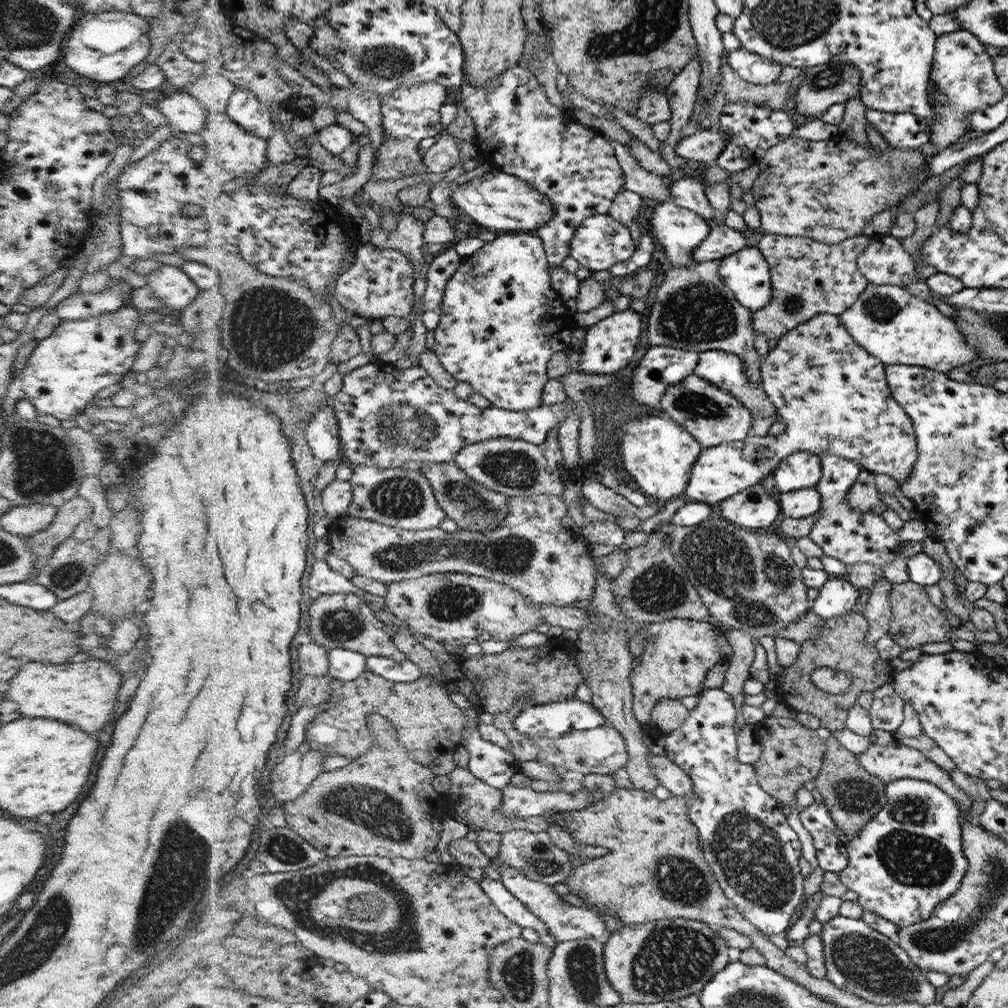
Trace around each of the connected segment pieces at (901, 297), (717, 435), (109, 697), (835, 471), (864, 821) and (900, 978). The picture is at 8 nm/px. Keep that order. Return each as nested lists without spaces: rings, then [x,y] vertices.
[[[868,284],[851,308],[846,309],[846,313],[839,318],[847,326],[852,338],[886,365],[926,366],[947,373],[963,364],[972,364],[980,357],[980,353],[967,343],[954,320],[943,316],[934,305],[918,299],[904,286]]]
[[[695,373],[686,380],[668,387],[658,411],[675,419],[680,426],[690,431],[702,444],[702,449],[719,446],[722,443],[748,442],[748,430],[752,426],[752,414],[744,402],[740,402],[731,391],[700,378]]]
[[[87,658],[79,663],[63,663],[60,666],[30,662],[28,666],[22,666],[18,674],[10,680],[10,688],[5,693],[5,698],[16,702],[17,714],[22,716],[42,716],[75,724],[88,734],[100,734],[102,726],[106,726],[106,722],[114,714],[118,690],[124,682],[117,668],[114,664]]]
[[[823,453],[820,455],[823,465],[822,480],[817,491],[820,493],[821,507],[819,517],[812,525],[808,536],[823,550],[826,556],[841,560],[844,564],[862,564],[869,562],[884,568],[903,553],[904,542],[922,541],[929,534],[926,522],[920,516],[913,516],[904,527],[894,530],[884,519],[874,513],[861,513],[847,503],[850,487],[856,482],[861,468],[858,463],[838,455]]]
[[[831,736],[825,743],[827,751],[821,771],[816,778],[816,787],[824,797],[823,803],[826,804],[832,820],[838,825],[842,834],[846,834],[850,840],[858,836],[875,814],[887,804],[886,784],[876,778],[876,775],[864,770],[858,756],[845,747],[840,739]]]
[[[840,915],[835,916],[822,924],[822,932],[820,932],[819,936],[823,944],[827,970],[825,978],[835,983],[837,987],[854,993],[860,998],[865,998],[868,1002],[881,1005],[917,1002],[927,1007],[935,1002],[936,987],[932,985],[931,977],[911,961],[907,951],[895,939],[888,938],[886,935],[880,934],[879,931],[872,930],[862,918],[853,919]]]

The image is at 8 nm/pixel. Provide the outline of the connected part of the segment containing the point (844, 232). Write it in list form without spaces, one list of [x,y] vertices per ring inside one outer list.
[[[839,134],[821,141],[790,136],[769,148],[759,161],[760,175],[751,189],[762,229],[767,234],[808,237],[828,245],[840,245],[848,239],[863,236],[862,231],[872,216],[894,210],[902,204],[902,196],[908,196],[928,178],[924,174],[928,172],[926,156],[918,154],[914,147],[888,144],[888,153],[880,153],[871,144],[869,146],[872,151]]]

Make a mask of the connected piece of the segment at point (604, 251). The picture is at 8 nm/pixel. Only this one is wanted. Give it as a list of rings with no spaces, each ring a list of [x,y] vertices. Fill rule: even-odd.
[[[596,214],[583,220],[571,241],[570,255],[581,267],[590,271],[609,270],[619,262],[627,261],[636,252],[638,247],[632,241],[632,234],[628,227],[624,227],[610,214]]]

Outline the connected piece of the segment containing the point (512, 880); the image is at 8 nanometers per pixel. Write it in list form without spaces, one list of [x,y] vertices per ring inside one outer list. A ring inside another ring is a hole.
[[[504,867],[500,872],[501,882],[513,895],[530,907],[532,914],[538,915],[543,922],[551,928],[552,936],[556,936],[558,943],[573,942],[574,940],[596,940],[604,942],[608,938],[604,921],[592,909],[572,906],[565,902],[560,895],[552,889],[552,885],[542,881],[532,880],[516,867]]]

